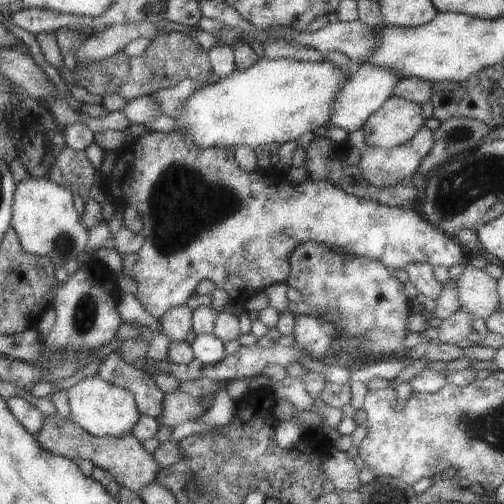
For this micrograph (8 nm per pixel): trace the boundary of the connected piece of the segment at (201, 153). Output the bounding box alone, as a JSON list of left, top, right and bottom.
[111,130,469,320]

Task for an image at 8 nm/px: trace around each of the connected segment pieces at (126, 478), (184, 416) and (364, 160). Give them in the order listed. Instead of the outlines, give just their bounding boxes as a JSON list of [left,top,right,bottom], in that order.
[[34,413,161,493],[157,390,210,428],[358,125,436,188]]

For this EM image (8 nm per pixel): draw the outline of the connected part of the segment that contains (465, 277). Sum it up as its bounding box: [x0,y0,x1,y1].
[457,265,501,319]

